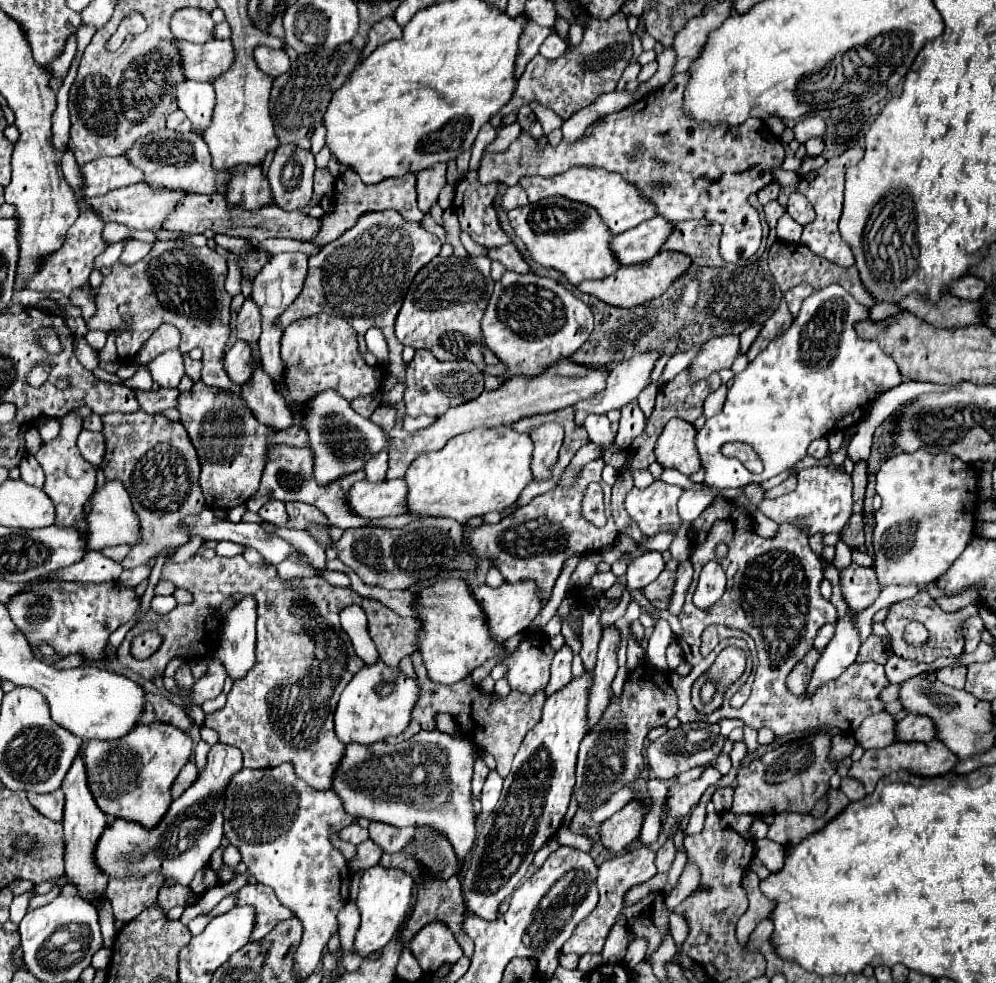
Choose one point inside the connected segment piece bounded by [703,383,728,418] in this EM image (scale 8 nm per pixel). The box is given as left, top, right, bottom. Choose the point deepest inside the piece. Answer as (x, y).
(713, 404)

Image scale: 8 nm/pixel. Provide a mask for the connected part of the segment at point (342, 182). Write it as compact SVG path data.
M348 169L346 173L342 173L342 177L336 179L334 199L336 199L334 213L322 217L322 223L326 223L326 227L322 227L322 235L318 235L318 239L312 239L318 245L326 245L326 243L338 239L342 233L352 229L354 223L358 221L358 217L362 217L364 213L396 209L402 217L406 217L410 221L422 221L422 217L424 217L422 211L418 211L418 205L416 205L416 183L414 183L412 173L404 175L402 179L386 179L382 183L376 183L374 187L366 187L358 179L358 175L354 175L354 171Z

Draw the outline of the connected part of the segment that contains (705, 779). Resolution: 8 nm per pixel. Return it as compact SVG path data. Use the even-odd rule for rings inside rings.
M706 769L704 775L688 785L680 785L680 783L674 783L670 787L670 799L668 799L668 813L666 813L666 819L664 819L664 829L670 831L670 827L678 821L678 817L684 817L686 813L690 813L690 809L694 807L694 803L700 801L702 793L716 785L718 781L722 779L722 775L716 771L716 769Z

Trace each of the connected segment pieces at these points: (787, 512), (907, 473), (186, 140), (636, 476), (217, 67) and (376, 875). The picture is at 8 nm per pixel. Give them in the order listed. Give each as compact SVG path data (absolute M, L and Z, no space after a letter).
M814 465L810 469L800 471L798 475L798 487L782 495L778 499L764 499L758 503L758 511L776 521L776 523L792 523L798 531L806 531L806 535L816 533L840 533L846 521L852 515L852 479L848 473L836 469L836 467L824 467Z
M926 449L916 453L898 453L882 463L876 475L876 493L882 499L882 507L876 511L872 547L876 553L874 571L880 587L926 585L944 575L972 539L976 521L974 509L978 503L978 473L974 467L952 453L932 455Z
M170 129L154 131L146 137L136 139L132 149L128 149L124 157L144 173L144 183L150 189L212 195L214 191L220 191L220 189L224 191L226 183L230 181L230 171L216 173L212 169L208 145L194 131L188 131L188 133L178 133L178 131L170 131Z
M634 469L634 471L630 471L630 475L632 475L634 485L636 485L638 489L646 489L646 487L654 481L654 477L652 477L650 471L638 471L638 469Z
M178 41L176 49L180 53L180 65L186 79L194 81L214 81L222 71L226 71L234 59L232 41L206 41L204 45Z
M376 865L370 871L364 871L362 881L360 881L360 891L356 897L356 905L362 915L362 921L360 921L356 939L354 939L356 955L368 957L370 953L382 949L392 939L392 935L398 931L398 927L402 925L410 909L412 885L414 885L414 879L400 869L384 869Z

